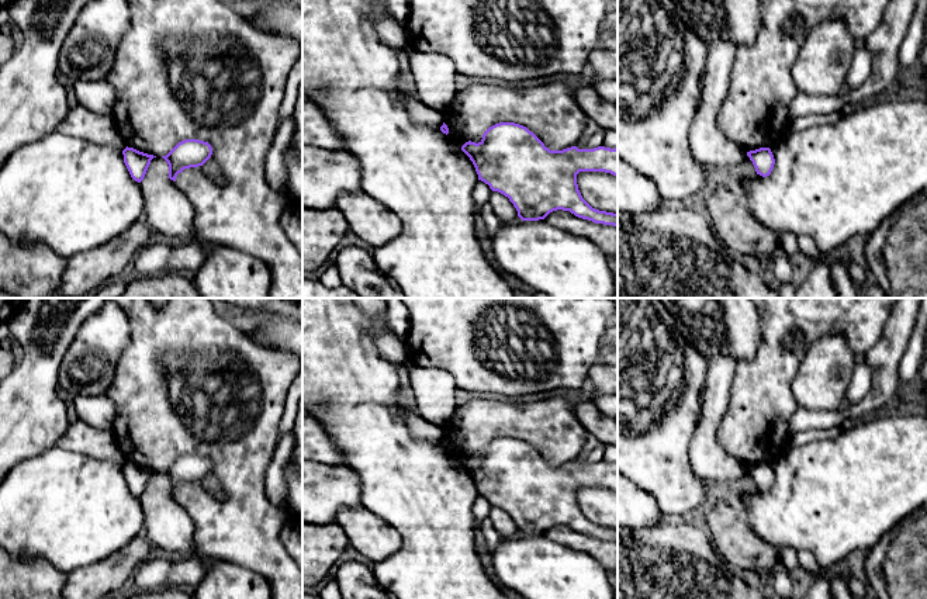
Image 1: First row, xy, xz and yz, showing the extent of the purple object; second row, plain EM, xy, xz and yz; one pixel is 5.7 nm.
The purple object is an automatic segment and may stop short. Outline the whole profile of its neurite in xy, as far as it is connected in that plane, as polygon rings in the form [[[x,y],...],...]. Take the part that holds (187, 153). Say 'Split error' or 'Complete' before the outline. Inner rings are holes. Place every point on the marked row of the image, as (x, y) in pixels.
Complete. [[[184,139],[179,142],[166,156],[162,156],[169,165],[169,179],[176,181],[179,173],[184,169],[203,166],[212,155],[208,142],[198,139]]]

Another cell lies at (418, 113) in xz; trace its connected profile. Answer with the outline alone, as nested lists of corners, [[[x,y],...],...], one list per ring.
[[[404,91],[404,105],[408,117],[416,125],[423,125],[432,129],[440,129],[445,122],[443,111],[422,104],[415,94]]]

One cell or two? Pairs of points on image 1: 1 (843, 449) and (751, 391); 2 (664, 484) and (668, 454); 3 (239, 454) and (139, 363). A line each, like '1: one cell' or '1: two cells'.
1: two cells
2: one cell
3: one cell

